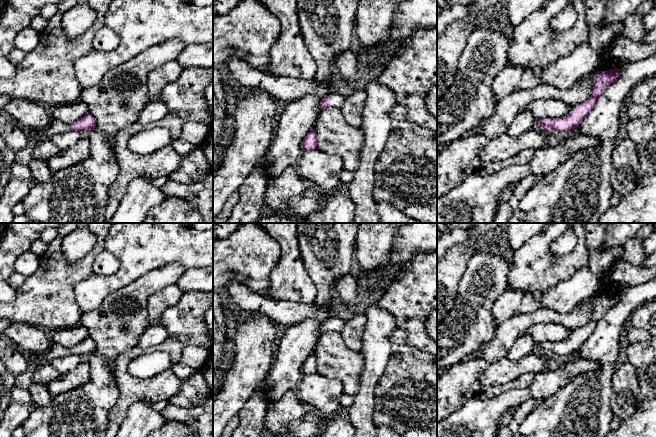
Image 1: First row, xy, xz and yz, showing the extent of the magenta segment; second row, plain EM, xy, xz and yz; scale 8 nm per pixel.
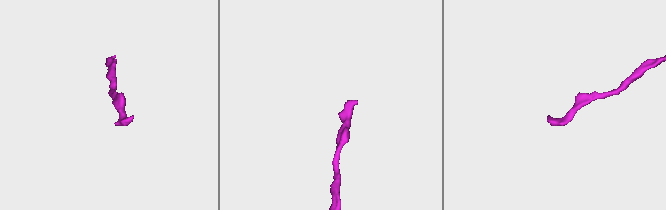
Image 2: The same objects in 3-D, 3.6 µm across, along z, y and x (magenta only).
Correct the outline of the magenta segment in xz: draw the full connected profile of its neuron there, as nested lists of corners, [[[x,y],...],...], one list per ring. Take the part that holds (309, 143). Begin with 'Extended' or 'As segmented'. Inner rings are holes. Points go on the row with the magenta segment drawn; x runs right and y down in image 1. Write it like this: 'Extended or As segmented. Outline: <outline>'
As segmented. Outline: [[[314,128],[305,136],[301,147],[303,151],[311,151],[317,148],[317,135]]]

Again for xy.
As segmented. Outline: [[[89,112],[85,114],[82,118],[80,118],[79,120],[75,121],[70,125],[70,129],[72,131],[78,132],[82,130],[91,131],[95,128],[96,128],[96,120]]]

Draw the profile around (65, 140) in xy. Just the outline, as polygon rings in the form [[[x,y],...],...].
[[[68,131],[55,134],[51,137],[51,141],[59,148],[59,150],[65,150],[73,147],[80,140],[80,132]]]

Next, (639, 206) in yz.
[[[656,113],[648,118],[629,120],[626,130],[638,153],[637,187],[621,197],[618,205],[610,207],[597,223],[656,223]]]

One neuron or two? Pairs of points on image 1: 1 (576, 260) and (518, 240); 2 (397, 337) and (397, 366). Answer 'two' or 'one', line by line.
1: two
2: one

